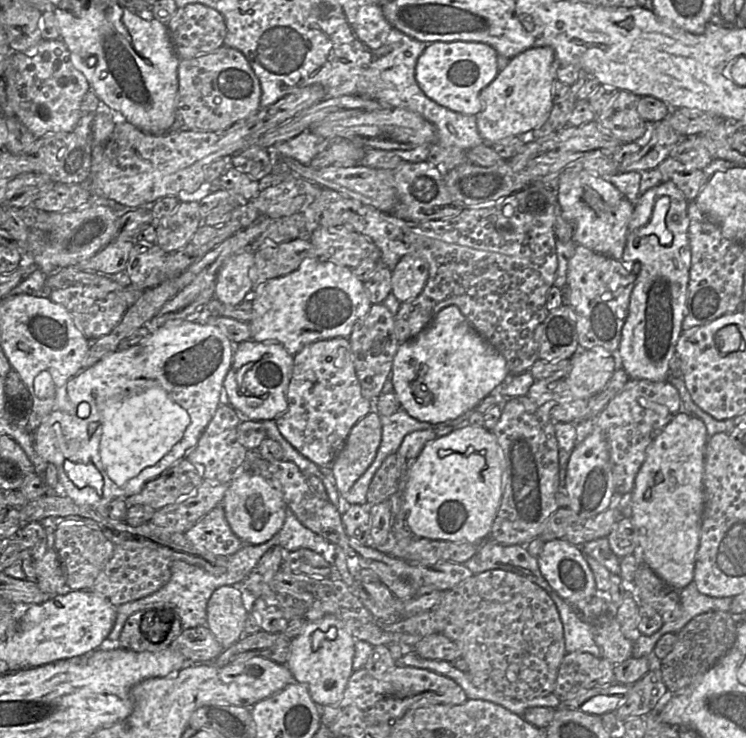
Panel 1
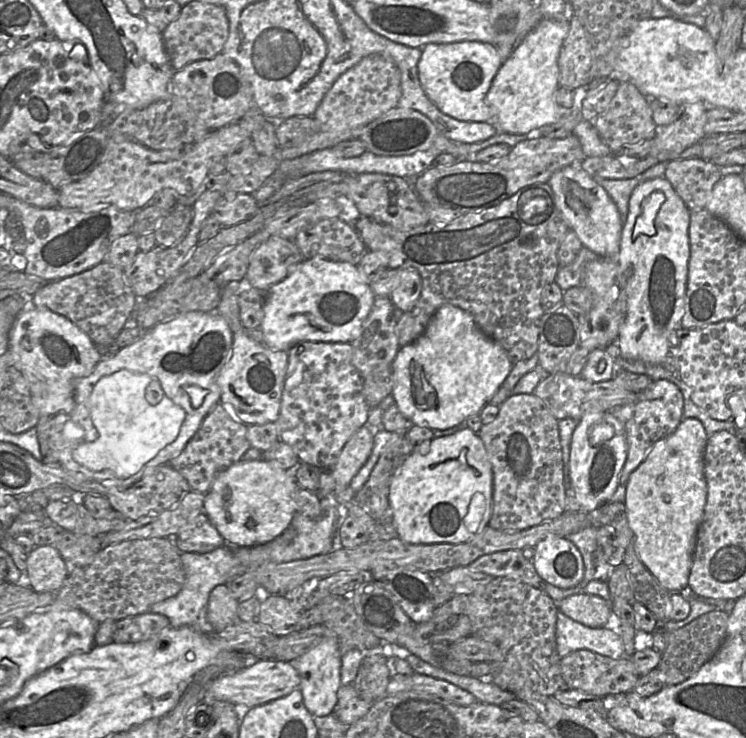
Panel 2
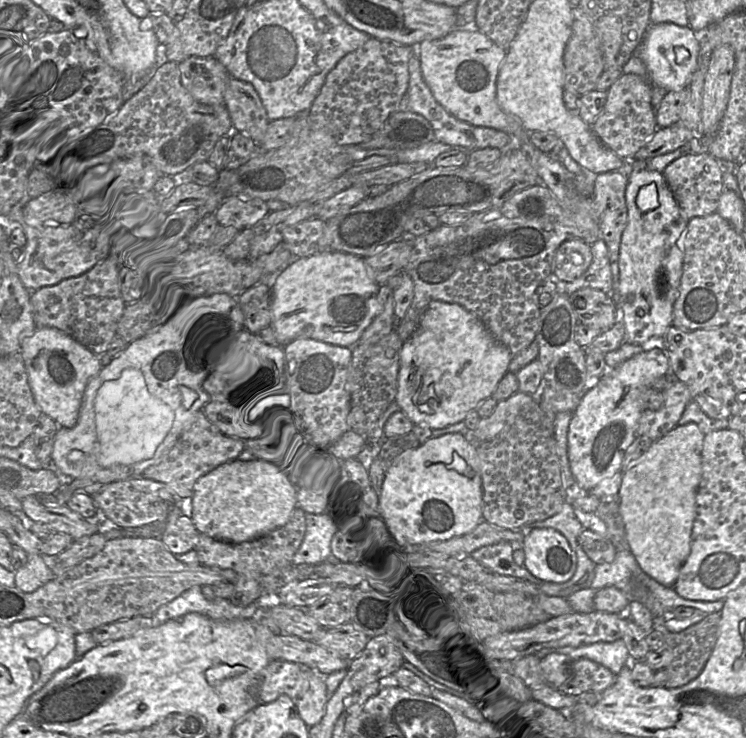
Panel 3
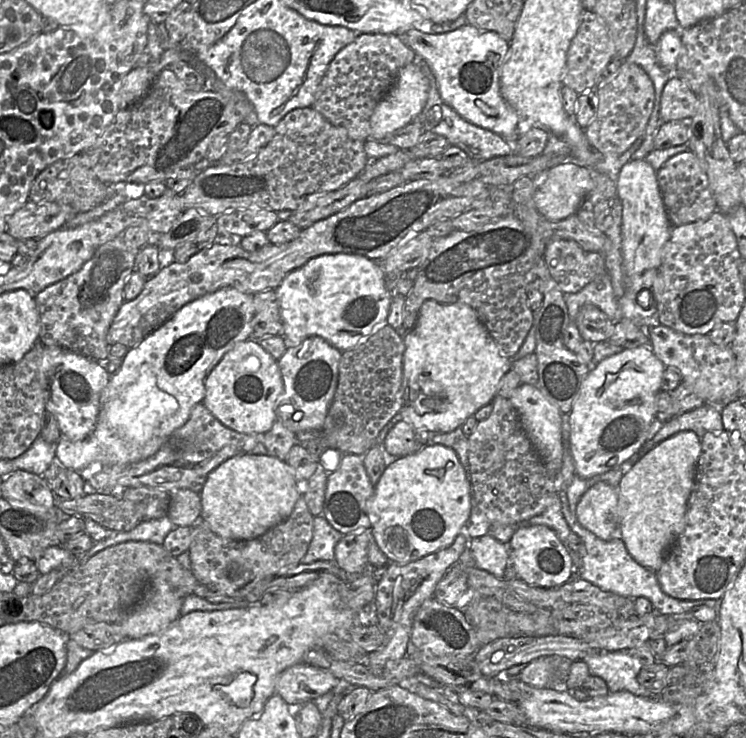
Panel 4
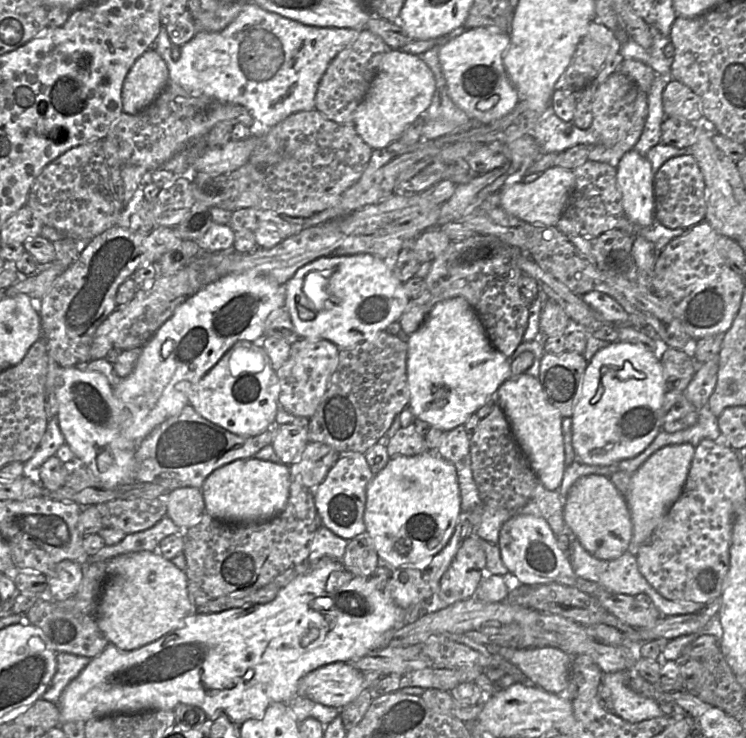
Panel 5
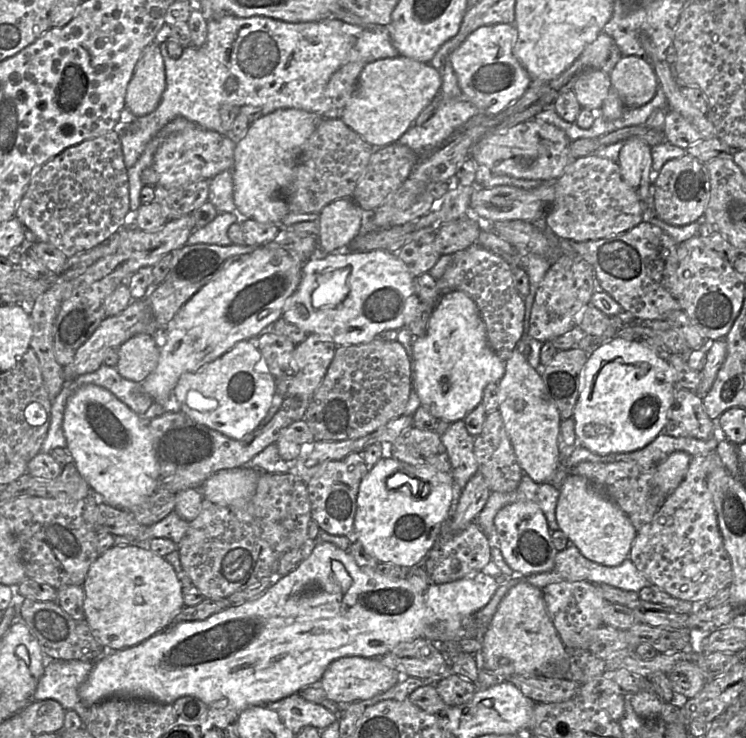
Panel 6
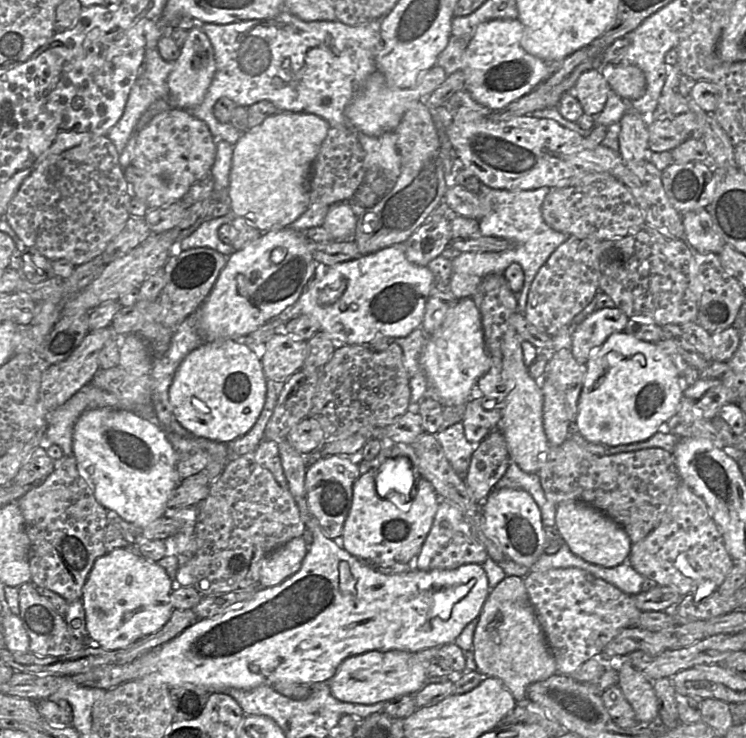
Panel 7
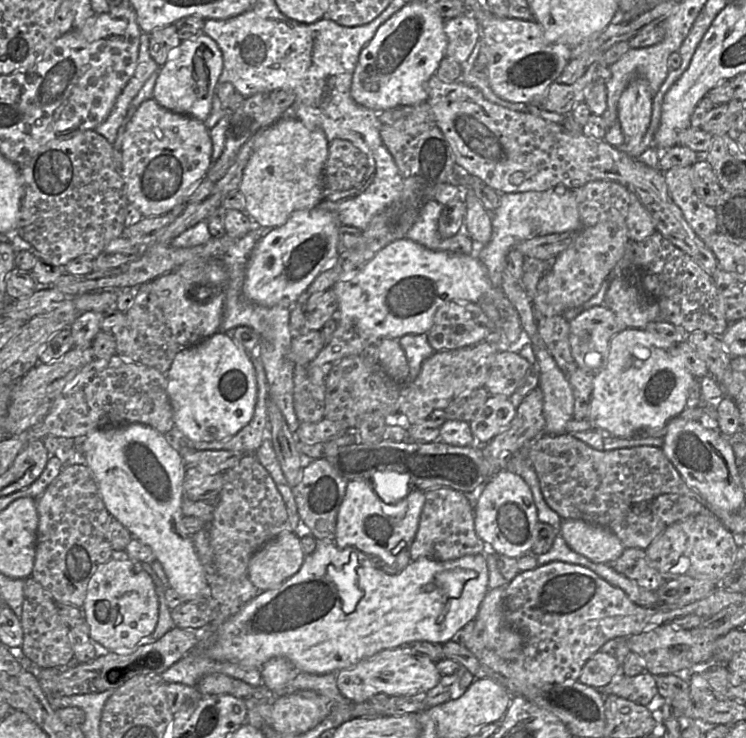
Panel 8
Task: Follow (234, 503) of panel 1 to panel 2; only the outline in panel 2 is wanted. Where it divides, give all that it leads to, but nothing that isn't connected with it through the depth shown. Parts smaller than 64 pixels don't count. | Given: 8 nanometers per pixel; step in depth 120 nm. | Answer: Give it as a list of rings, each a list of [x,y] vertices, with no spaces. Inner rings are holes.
[[[264,459],[240,460],[221,472],[204,498],[203,512],[231,546],[255,546],[267,543],[279,536],[292,521],[296,513],[295,491],[297,482],[293,470],[279,467]]]

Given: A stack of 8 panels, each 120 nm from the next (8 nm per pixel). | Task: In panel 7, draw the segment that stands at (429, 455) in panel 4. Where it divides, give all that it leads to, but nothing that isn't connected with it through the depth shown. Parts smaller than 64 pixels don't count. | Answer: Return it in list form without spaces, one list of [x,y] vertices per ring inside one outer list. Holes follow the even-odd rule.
[[[372,468],[353,484],[352,503],[341,535],[343,548],[357,558],[373,562],[405,563],[420,551],[432,526],[440,497],[427,479],[419,477],[411,501],[403,502],[402,495],[397,492],[392,492],[388,499],[381,498],[376,491],[377,472],[378,469]]]

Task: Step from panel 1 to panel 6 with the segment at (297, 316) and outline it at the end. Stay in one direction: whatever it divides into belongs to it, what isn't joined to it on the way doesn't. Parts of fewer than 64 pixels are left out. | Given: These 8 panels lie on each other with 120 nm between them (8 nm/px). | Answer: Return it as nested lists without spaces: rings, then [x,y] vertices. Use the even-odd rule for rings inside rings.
[[[376,249],[369,252],[340,250],[313,255],[302,266],[302,278],[296,291],[287,299],[281,317],[308,334],[317,334],[337,346],[371,342],[385,330],[406,327],[416,316],[420,300],[415,292],[414,277],[395,253]]]

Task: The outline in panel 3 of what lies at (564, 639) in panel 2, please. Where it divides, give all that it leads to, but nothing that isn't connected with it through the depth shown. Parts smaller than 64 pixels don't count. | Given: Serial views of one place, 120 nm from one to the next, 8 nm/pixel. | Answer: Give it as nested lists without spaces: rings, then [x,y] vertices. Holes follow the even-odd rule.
[[[622,638],[611,642],[599,641],[585,644],[578,647],[565,646],[558,649],[544,648],[535,653],[542,658],[551,651],[558,651],[568,656],[572,662],[578,658],[589,658],[610,669],[614,674],[618,674],[623,666],[630,664],[630,656]]]

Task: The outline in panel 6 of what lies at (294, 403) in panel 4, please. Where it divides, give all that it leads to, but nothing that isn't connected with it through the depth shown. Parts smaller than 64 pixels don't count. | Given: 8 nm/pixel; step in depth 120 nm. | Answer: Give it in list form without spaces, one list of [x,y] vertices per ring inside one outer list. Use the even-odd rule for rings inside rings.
[[[317,334],[296,345],[291,362],[291,374],[276,379],[276,392],[283,398],[311,400],[334,357],[336,345]]]

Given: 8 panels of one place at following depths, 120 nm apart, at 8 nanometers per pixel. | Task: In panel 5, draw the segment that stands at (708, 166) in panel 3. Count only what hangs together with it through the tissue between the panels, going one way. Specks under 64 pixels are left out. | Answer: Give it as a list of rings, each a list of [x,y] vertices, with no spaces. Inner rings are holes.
[[[692,154],[667,160],[654,176],[655,220],[670,229],[689,229],[705,220],[706,186]]]

